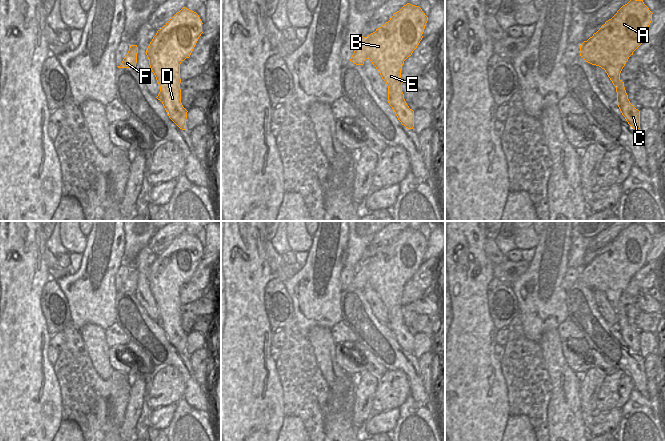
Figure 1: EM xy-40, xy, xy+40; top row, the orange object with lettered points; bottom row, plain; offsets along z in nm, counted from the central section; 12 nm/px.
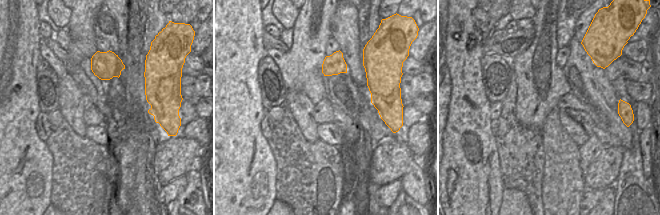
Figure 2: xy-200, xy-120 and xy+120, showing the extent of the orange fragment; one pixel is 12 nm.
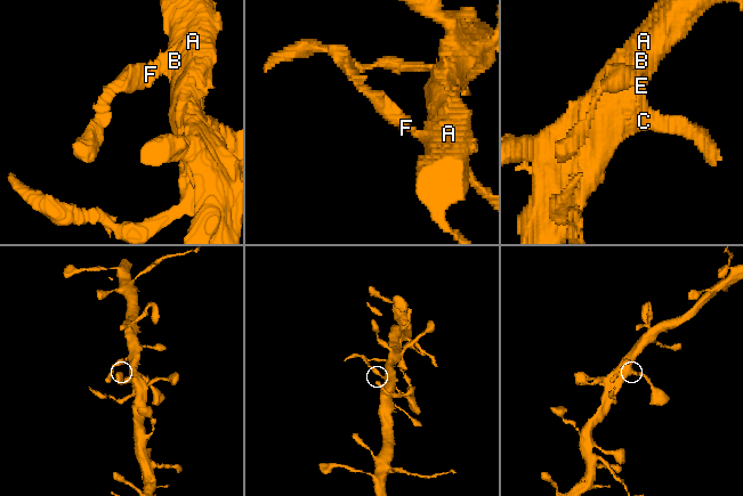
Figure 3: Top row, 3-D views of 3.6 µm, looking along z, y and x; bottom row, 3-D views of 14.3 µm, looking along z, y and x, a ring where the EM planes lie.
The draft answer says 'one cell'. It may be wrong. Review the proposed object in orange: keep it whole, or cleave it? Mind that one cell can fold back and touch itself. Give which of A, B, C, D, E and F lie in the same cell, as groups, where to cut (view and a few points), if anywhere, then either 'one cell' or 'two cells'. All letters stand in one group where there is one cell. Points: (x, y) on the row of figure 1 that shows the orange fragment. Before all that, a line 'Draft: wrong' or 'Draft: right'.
Draft: right
groups A B C D E F; cut none; one cell

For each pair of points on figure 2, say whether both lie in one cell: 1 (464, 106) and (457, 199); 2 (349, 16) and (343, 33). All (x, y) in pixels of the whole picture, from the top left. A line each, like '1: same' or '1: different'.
1: same
2: same

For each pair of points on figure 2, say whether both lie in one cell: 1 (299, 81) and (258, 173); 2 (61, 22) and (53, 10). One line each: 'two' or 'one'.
1: two
2: one

